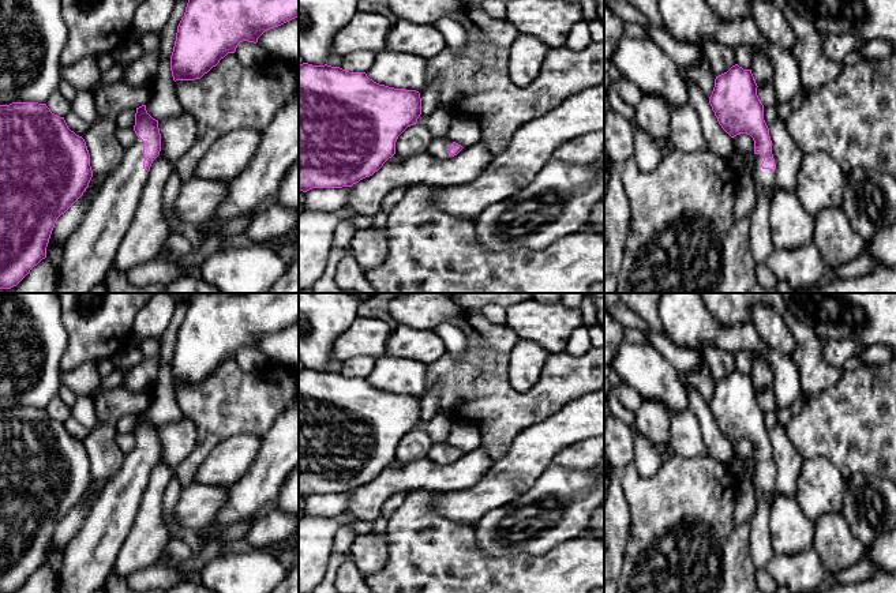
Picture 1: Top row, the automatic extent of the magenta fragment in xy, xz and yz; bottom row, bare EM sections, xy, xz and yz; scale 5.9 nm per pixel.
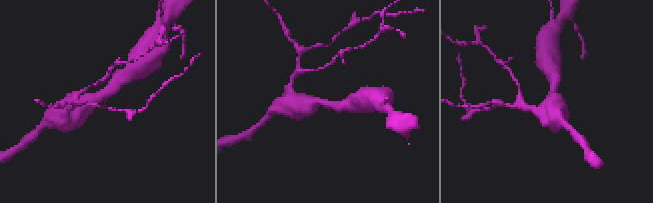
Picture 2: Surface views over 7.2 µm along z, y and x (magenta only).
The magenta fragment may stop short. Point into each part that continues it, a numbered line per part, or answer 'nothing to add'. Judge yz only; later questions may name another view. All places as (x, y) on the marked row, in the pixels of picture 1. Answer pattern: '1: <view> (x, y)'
1: yz (763, 177)

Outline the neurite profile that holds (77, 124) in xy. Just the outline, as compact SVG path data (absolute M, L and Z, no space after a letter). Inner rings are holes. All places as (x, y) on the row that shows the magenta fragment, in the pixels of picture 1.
M70 110L64 116L64 120L65 120L68 128L79 136L82 136L89 128L89 124L79 116L76 116L72 110Z

